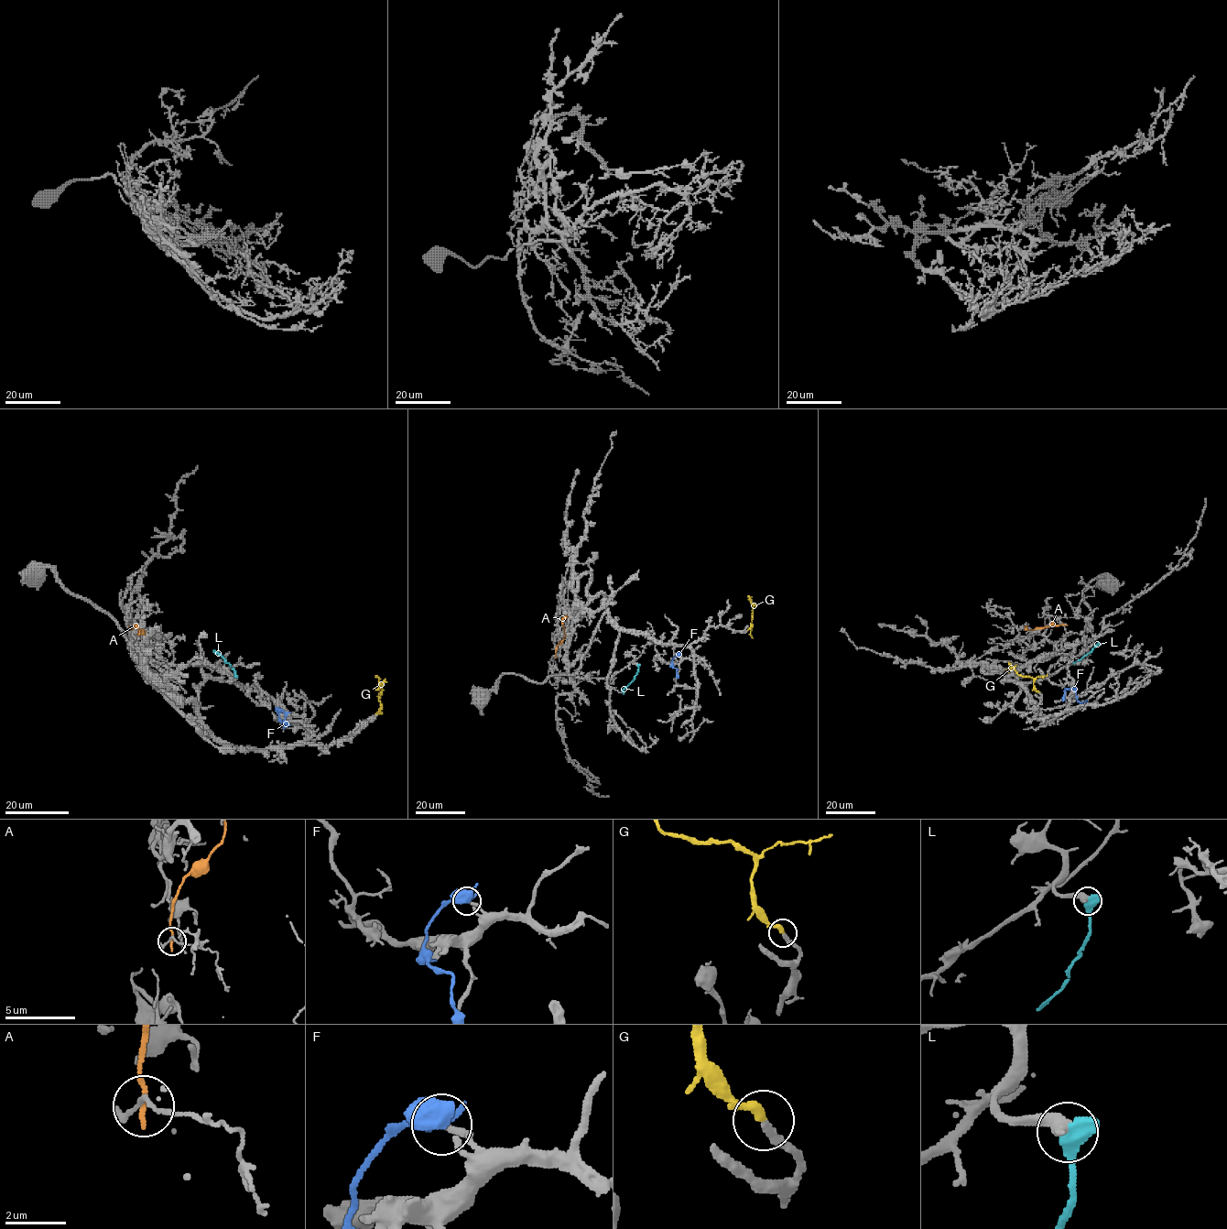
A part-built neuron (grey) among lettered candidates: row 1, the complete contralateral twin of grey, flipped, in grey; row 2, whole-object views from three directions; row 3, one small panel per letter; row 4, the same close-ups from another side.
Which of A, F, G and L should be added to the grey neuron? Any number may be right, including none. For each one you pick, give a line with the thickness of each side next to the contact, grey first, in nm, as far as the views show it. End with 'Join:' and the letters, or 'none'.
G: 190/320 nm
Join: G

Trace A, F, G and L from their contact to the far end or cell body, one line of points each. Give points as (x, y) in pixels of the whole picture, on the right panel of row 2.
A: (1065, 625), (1033, 630), (1026, 627)
F: (1065, 691), (1073, 689), (1078, 701), (1086, 700)
G: (1038, 692), (1035, 687), (1034, 679), (1029, 677), (1019, 675), (1013, 668), (1004, 673)
L: (1074, 662), (1102, 644)

